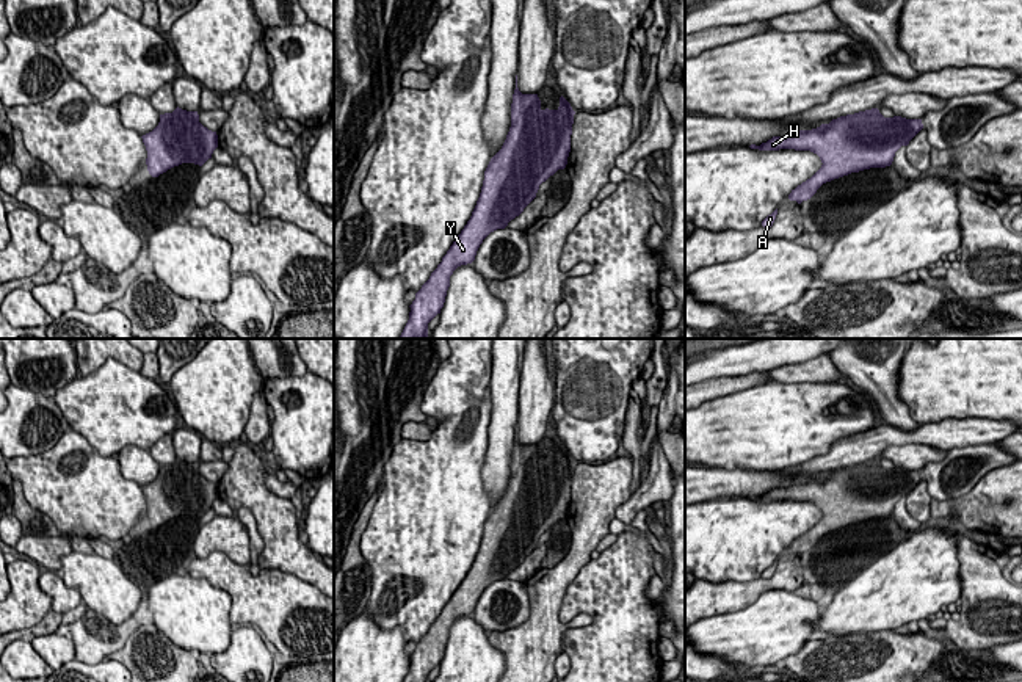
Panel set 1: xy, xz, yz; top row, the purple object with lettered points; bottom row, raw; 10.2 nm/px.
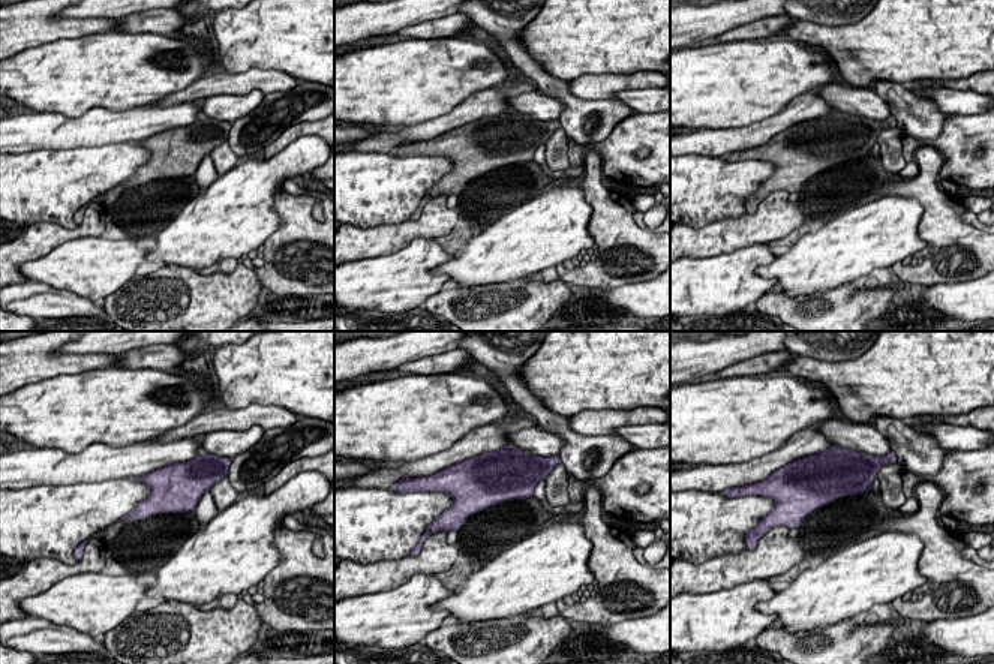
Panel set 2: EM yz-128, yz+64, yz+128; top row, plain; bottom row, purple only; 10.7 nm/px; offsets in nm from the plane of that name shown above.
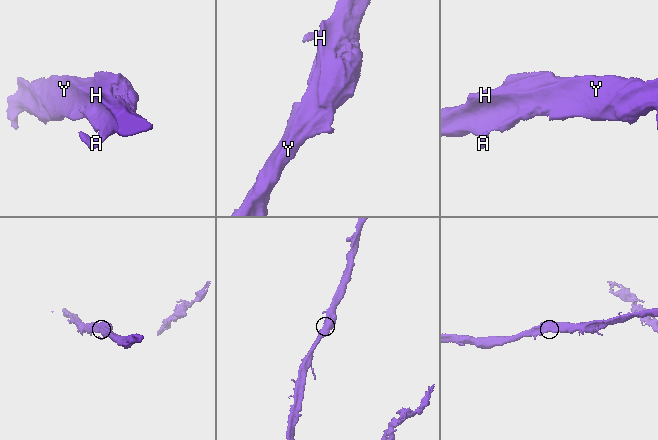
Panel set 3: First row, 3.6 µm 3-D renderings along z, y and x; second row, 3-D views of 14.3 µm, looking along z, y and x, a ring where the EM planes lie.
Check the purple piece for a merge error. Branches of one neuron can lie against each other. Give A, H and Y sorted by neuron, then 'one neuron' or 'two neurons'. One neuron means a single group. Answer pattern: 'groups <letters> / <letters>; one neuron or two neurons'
groups A H Y; one neuron

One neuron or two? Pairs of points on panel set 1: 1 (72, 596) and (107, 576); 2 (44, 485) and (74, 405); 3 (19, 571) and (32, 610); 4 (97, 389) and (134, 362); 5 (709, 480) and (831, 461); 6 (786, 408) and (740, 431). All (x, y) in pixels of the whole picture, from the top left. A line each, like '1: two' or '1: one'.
1: two
2: two
3: one
4: two
5: two
6: one

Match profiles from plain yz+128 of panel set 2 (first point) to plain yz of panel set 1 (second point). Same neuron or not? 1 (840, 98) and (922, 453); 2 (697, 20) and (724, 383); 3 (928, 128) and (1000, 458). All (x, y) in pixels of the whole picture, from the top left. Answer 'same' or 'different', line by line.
1: same
2: different
3: same

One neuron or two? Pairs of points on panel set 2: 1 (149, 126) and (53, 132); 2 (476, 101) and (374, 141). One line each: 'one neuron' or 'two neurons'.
1: one neuron
2: one neuron

